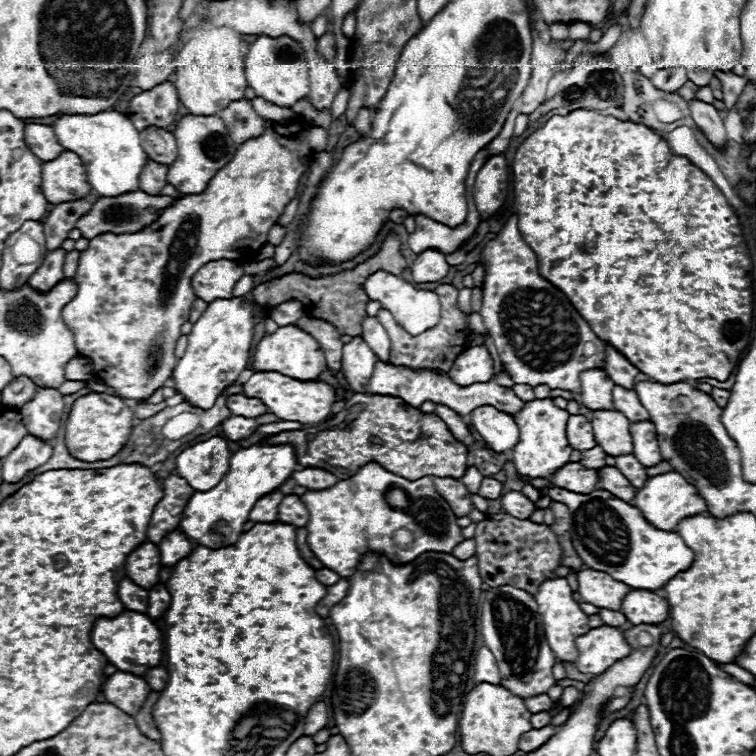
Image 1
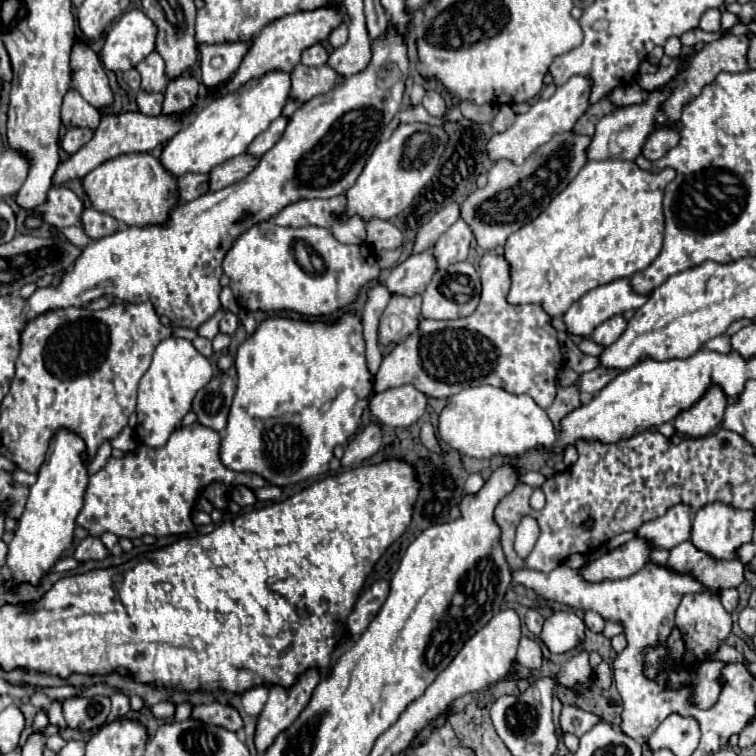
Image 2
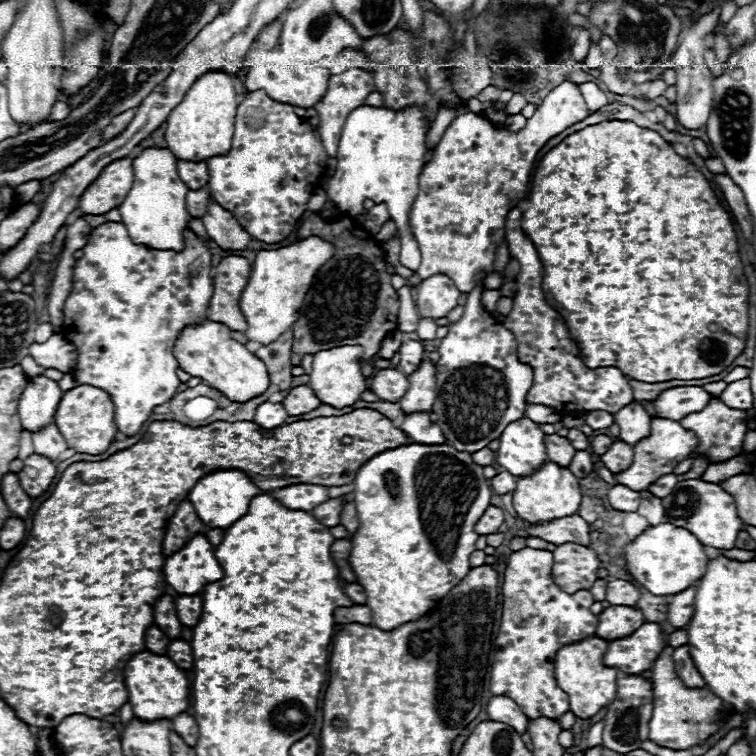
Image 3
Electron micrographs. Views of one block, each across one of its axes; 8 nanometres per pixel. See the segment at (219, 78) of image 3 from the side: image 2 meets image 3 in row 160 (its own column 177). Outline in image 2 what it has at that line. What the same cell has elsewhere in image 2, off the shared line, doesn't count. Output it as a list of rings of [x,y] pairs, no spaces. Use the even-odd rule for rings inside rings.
[[[148,152],[116,156],[82,178],[82,188],[92,202],[92,208],[114,216],[128,226],[162,224],[168,220],[170,210],[178,202],[176,178],[170,176],[158,158]]]

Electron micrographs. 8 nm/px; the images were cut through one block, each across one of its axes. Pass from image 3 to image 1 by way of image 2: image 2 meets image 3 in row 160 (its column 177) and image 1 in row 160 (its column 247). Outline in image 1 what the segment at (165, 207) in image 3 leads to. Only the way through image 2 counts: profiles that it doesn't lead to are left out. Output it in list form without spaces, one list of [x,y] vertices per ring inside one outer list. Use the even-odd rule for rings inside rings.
[[[102,110],[98,114],[60,114],[52,126],[60,144],[82,158],[88,182],[100,196],[110,198],[138,190],[142,166],[150,158],[140,144],[138,130],[126,116],[116,110]]]

